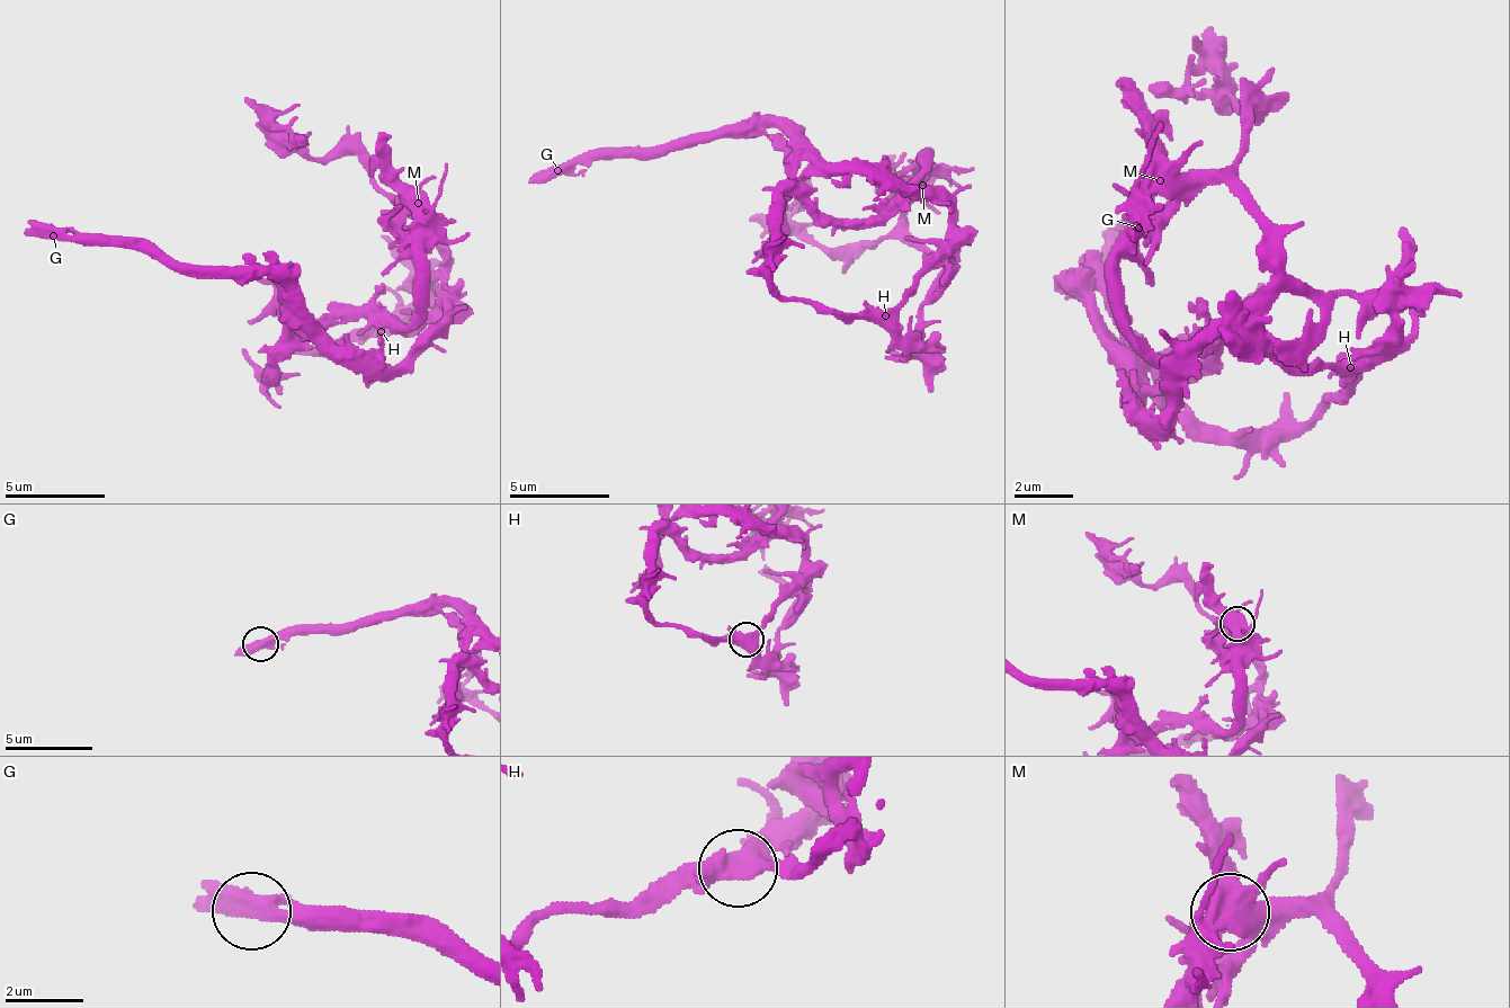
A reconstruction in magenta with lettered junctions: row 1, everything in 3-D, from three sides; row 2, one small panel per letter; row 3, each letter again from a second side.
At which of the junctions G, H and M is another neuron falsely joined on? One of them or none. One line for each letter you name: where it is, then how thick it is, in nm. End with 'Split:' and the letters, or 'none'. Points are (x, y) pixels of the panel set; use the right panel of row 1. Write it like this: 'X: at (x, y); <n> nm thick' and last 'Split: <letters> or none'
M: at (1160, 180); 600 nm thick
Split: M

